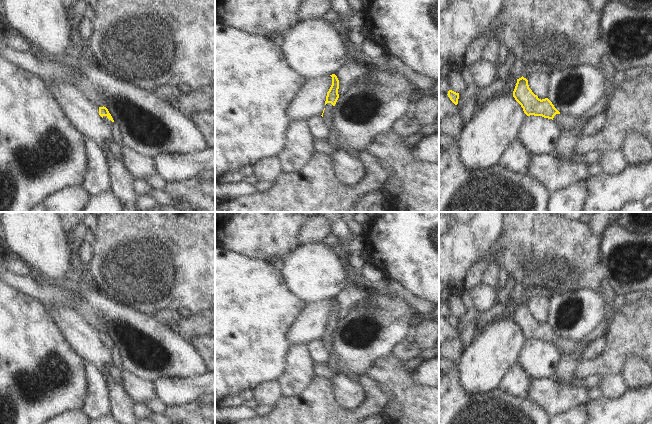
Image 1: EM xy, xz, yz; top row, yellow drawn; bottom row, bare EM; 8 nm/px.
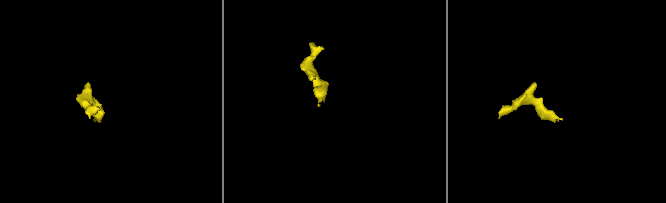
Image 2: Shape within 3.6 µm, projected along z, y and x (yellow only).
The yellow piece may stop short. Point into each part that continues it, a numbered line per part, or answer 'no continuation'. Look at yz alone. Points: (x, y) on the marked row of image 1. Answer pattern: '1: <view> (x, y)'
1: yz (566, 123)

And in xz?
1: xz (327, 115)

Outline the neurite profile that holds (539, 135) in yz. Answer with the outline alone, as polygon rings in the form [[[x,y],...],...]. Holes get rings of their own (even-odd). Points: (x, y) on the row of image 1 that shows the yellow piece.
[[[527,116],[517,139],[533,156],[555,152],[561,130],[558,124],[542,116]]]

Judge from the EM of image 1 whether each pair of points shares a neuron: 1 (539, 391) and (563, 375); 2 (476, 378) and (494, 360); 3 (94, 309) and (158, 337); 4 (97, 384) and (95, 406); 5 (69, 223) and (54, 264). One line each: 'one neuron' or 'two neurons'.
1: two neurons
2: one neuron
3: one neuron
4: one neuron
5: two neurons

